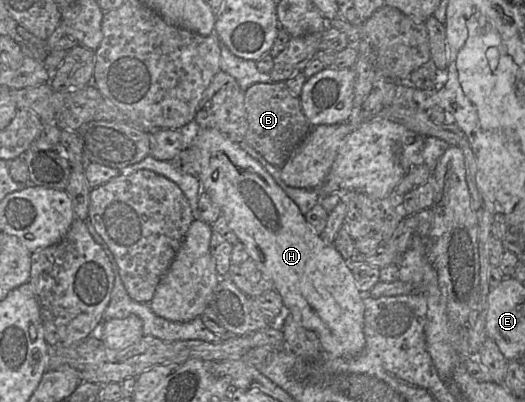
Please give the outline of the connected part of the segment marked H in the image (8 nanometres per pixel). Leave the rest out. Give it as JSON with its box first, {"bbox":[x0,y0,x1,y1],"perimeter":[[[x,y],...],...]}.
{"bbox":[189,127,365,358],"perimeter":[[[199,127],[189,148],[195,150],[198,162],[197,177],[202,191],[221,208],[228,227],[244,245],[249,258],[272,282],[273,289],[281,296],[285,309],[297,322],[316,333],[322,354],[344,358],[358,355],[365,346],[364,294],[357,288],[350,263],[343,259],[333,245],[325,243],[314,232],[298,206],[263,166],[241,148],[239,143],[231,141],[217,129]]]}

